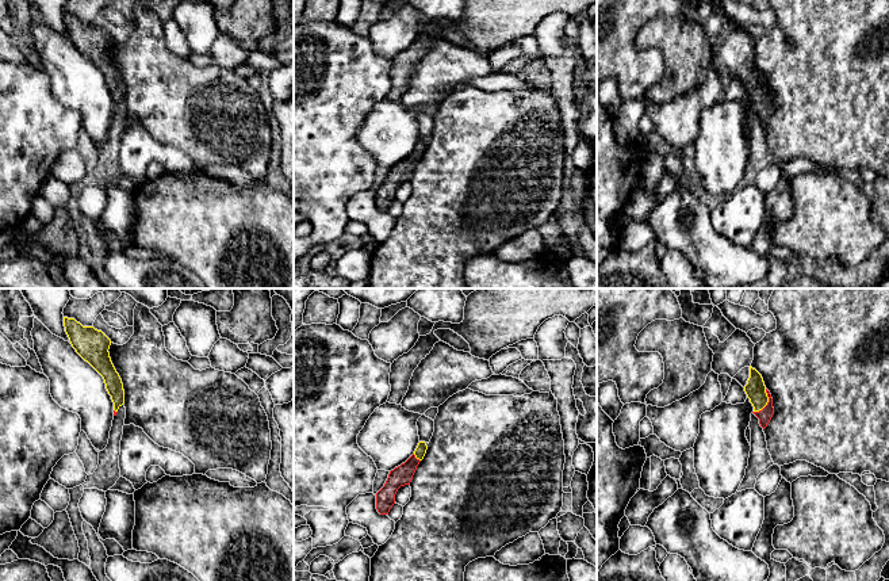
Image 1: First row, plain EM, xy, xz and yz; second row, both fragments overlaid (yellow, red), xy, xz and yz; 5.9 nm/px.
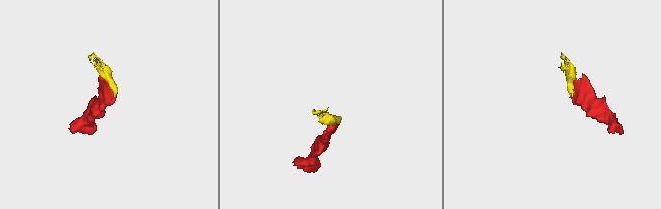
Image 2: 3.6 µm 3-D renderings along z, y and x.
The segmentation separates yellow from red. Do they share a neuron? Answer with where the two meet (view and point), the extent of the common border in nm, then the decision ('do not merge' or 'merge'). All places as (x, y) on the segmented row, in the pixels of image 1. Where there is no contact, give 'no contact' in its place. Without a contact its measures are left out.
yz (767, 401) | 160 nm | merge

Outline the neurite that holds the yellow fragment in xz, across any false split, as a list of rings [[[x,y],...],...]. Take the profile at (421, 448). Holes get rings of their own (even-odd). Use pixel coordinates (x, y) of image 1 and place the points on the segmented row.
[[[419,442],[414,454],[405,463],[390,471],[384,486],[376,493],[376,509],[380,515],[388,515],[395,504],[398,489],[410,485],[417,466],[424,459],[426,450],[426,443]]]

